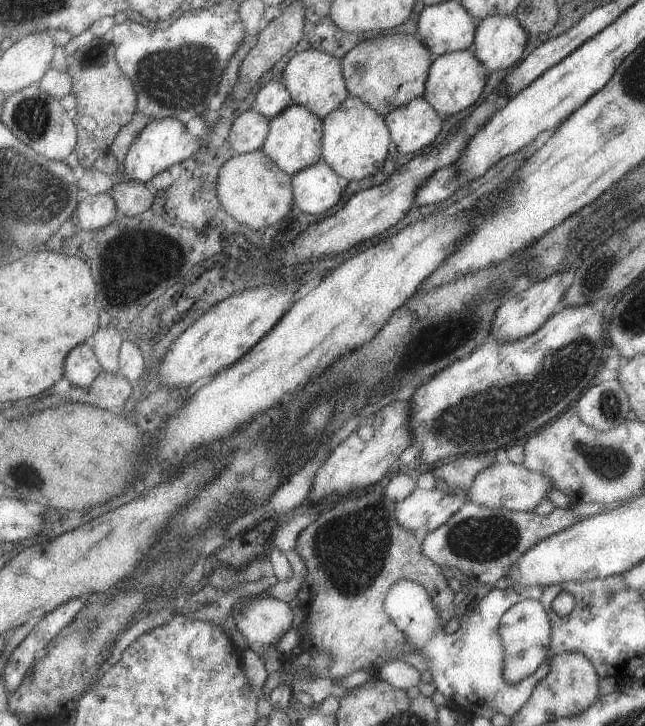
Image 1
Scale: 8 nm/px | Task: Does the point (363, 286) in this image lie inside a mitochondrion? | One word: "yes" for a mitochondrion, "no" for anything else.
no

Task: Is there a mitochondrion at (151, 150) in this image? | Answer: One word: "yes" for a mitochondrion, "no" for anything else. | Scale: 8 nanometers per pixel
no

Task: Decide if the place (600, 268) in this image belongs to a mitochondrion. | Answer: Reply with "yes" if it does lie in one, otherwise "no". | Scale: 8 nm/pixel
yes

